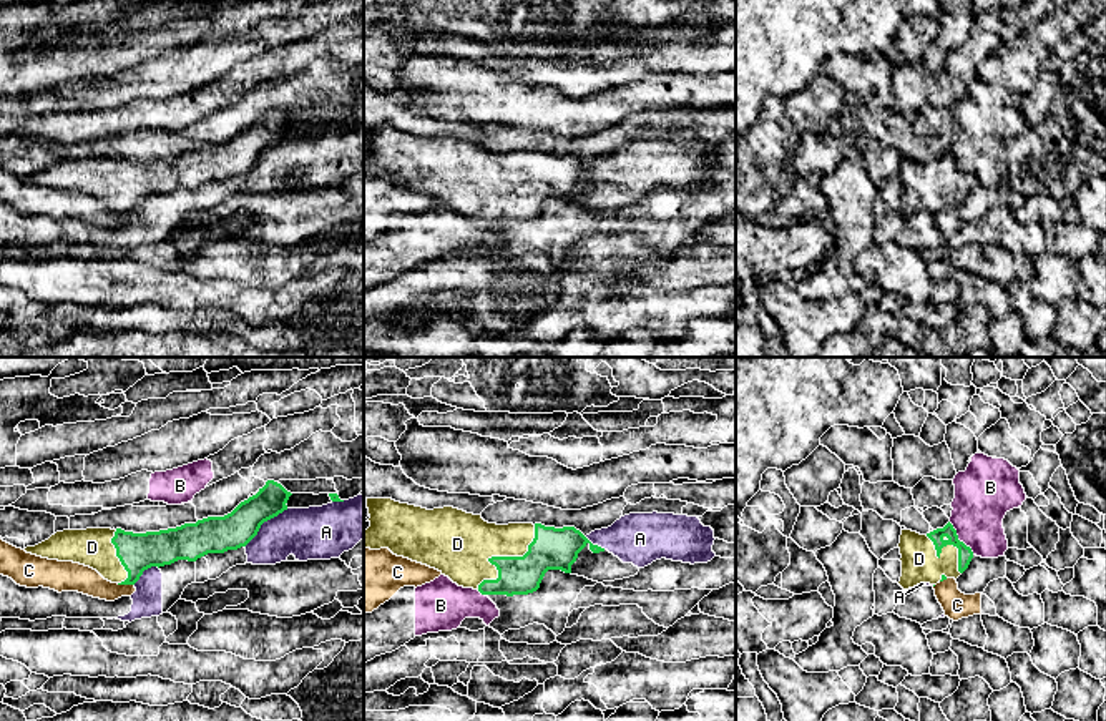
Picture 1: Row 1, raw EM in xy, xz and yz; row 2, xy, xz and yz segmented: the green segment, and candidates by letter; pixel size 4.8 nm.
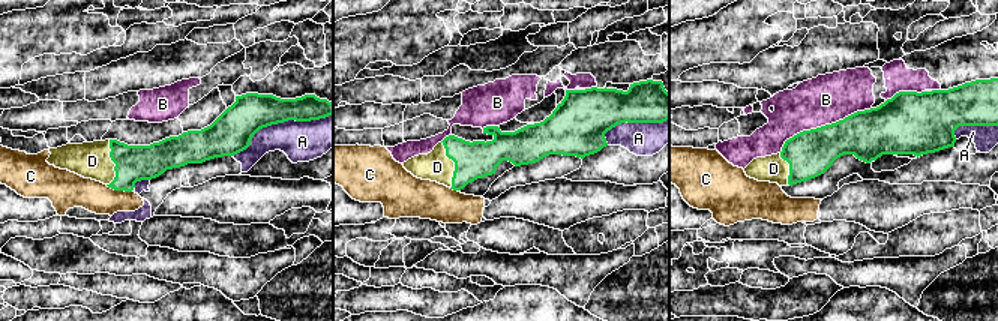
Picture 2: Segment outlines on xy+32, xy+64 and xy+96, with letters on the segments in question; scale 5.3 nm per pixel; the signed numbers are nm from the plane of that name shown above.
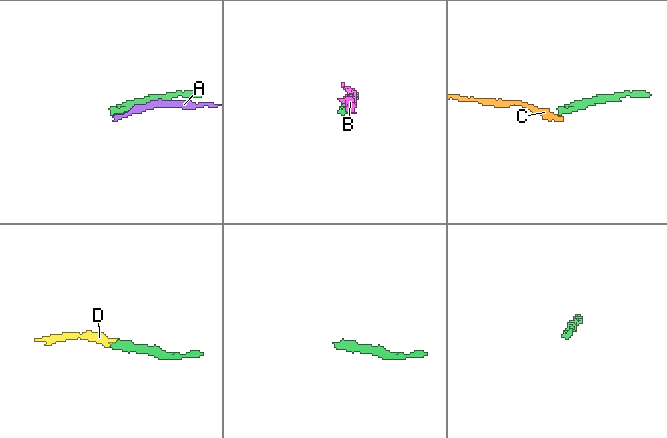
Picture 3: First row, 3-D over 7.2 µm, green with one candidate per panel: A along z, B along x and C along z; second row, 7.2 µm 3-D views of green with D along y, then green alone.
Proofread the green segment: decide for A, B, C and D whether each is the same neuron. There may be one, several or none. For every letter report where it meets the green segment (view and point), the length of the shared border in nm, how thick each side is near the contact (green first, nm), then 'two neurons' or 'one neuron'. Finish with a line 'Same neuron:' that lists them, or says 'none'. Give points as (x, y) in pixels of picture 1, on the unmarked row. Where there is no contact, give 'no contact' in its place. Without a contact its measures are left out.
A: meets green in xy at (263, 150); contact 280 nm long; 180 nm thick on the green side, 260 nm on the other; two neurons
B: meets green in yz at (957, 166); contact 200 nm long; 70 nm thick on the green side, 280 nm on the other; two neurons
C: meets green in xy at (125, 211); contact 90 nm long; 190 nm thick on the green side, 140 nm on the other; two neurons
D: meets green in xz at (500, 185); contact 420 nm long; 190 nm thick on the green side, 320 nm on the other; one neuron
Same neuron: D

